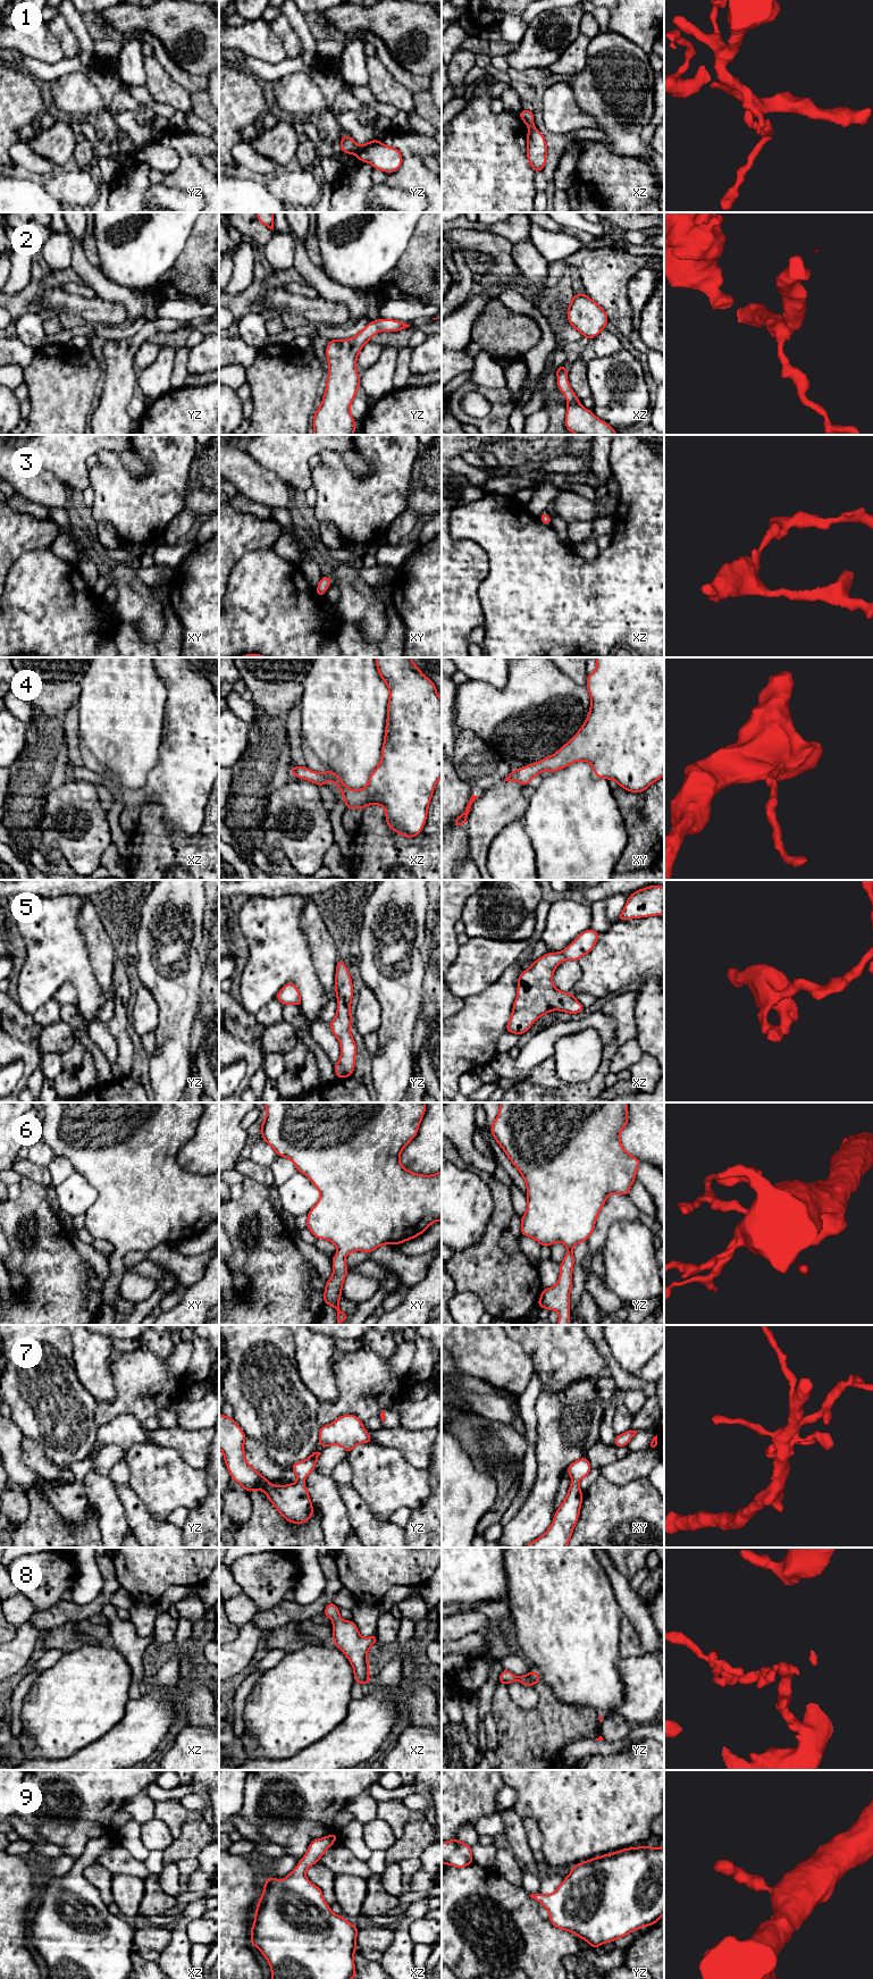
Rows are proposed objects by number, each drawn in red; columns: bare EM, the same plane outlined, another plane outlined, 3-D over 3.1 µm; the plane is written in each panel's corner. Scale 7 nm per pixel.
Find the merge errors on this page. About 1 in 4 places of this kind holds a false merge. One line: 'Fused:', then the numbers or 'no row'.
Fused: 1

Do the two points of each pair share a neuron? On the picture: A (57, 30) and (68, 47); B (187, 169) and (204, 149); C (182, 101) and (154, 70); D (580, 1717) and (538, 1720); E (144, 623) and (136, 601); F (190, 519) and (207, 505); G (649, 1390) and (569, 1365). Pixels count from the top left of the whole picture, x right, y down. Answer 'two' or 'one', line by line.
A: one
B: one
C: one
D: one
E: one
F: two
G: two

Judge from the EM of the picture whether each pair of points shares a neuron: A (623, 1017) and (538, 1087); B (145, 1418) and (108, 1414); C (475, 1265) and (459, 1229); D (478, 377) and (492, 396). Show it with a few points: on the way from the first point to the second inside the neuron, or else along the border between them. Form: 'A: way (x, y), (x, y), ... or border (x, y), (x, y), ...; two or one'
A: way (613, 1047), (604, 1070), (586, 1090), (568, 1090); one
B: way (136, 1409), (117, 1408); one
C: border (486, 1229), (478, 1243), (454, 1251); two
D: border (469, 378), (476, 385), (487, 388), (505, 387); two

